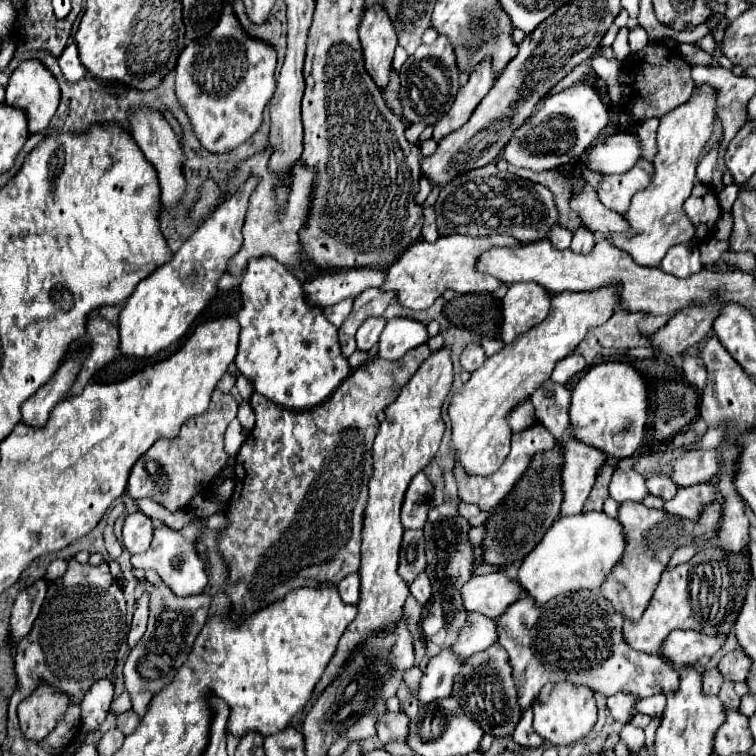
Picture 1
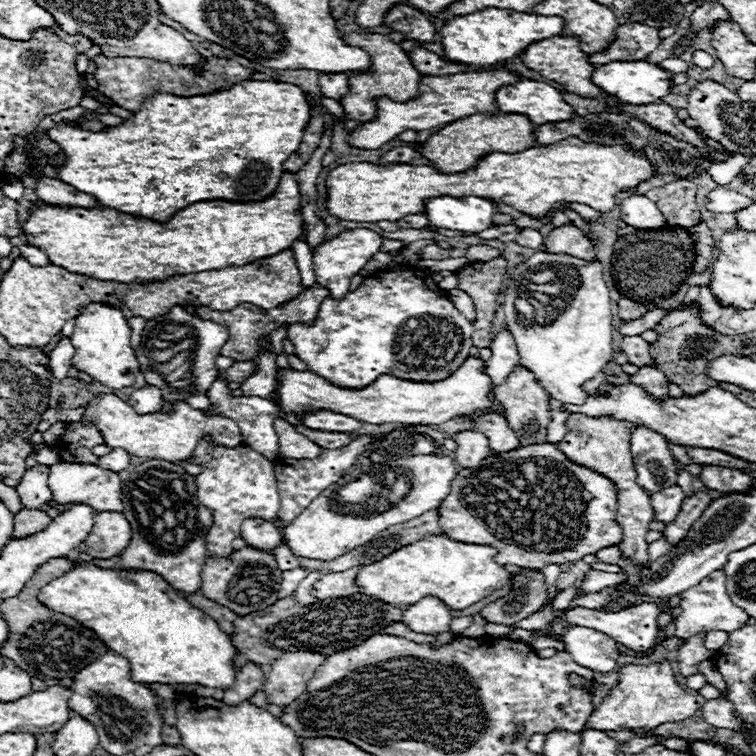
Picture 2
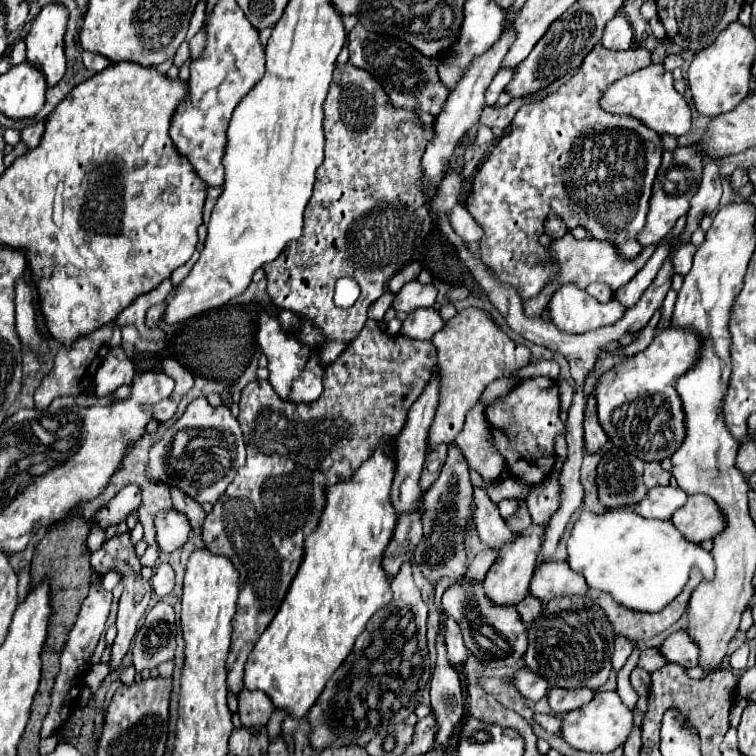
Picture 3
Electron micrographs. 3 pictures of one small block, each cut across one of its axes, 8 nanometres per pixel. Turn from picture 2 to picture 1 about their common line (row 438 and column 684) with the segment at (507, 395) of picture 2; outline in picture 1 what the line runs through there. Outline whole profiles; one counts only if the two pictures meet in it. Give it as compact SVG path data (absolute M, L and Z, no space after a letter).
M640 502L620 504L618 522L624 528L628 546L624 552L624 562L620 562L620 566L616 564L612 568L612 574L608 574L608 578L602 582L602 594L614 606L616 614L636 622L644 614L658 586L660 574L666 570L674 550L692 544L692 522L676 518L664 510L650 510Z

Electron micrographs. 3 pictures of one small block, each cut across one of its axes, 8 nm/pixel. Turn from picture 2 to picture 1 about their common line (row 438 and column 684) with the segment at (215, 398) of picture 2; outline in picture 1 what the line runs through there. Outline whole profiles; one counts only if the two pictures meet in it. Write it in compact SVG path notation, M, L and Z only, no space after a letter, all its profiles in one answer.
M684 242L684 244L672 246L664 256L660 268L678 278L688 278L700 272L702 264L700 264L700 252L696 250L696 244Z

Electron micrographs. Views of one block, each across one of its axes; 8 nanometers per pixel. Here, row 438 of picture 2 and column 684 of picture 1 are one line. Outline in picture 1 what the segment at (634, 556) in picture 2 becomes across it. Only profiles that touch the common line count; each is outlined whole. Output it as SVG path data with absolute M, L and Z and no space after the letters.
M704 544L690 562L676 566L674 570L664 570L658 588L638 622L624 622L624 640L634 650L646 654L658 654L662 642L676 628L696 630L708 636L732 634L736 622L736 610L744 604L744 578L752 574L752 560L732 558L724 554L716 544Z

